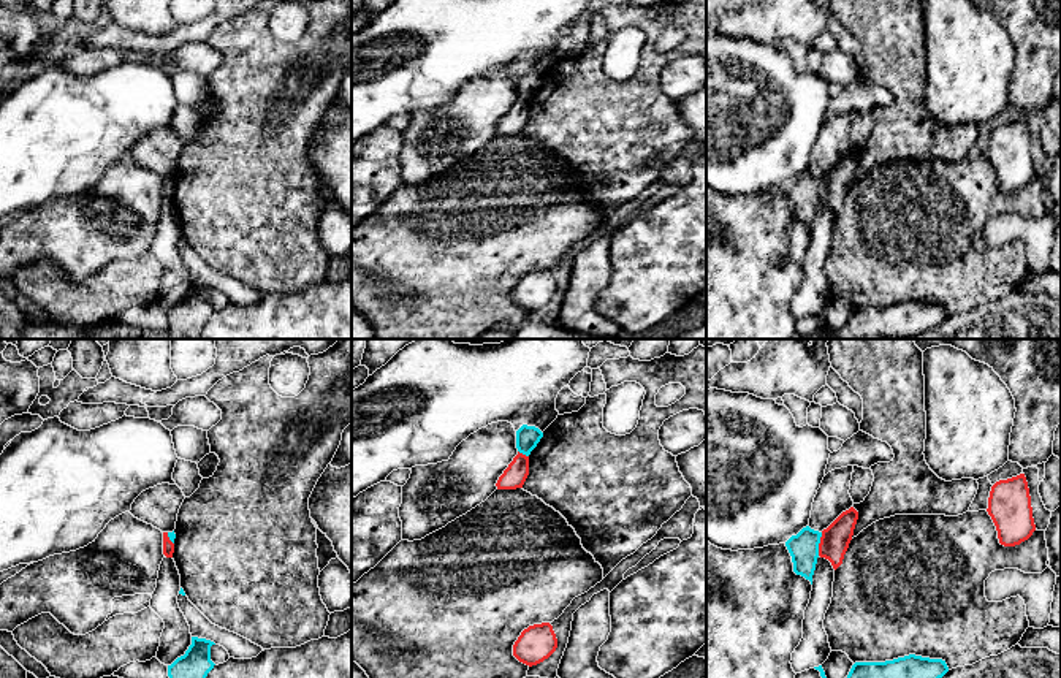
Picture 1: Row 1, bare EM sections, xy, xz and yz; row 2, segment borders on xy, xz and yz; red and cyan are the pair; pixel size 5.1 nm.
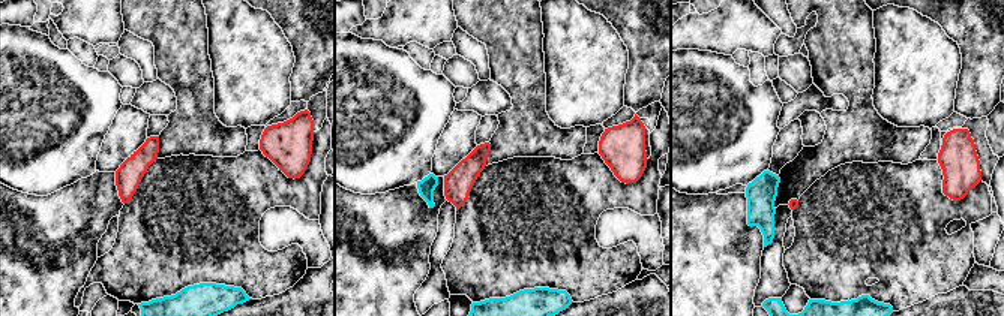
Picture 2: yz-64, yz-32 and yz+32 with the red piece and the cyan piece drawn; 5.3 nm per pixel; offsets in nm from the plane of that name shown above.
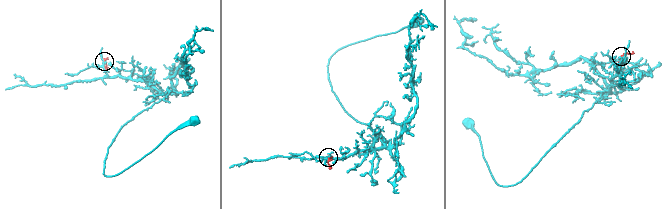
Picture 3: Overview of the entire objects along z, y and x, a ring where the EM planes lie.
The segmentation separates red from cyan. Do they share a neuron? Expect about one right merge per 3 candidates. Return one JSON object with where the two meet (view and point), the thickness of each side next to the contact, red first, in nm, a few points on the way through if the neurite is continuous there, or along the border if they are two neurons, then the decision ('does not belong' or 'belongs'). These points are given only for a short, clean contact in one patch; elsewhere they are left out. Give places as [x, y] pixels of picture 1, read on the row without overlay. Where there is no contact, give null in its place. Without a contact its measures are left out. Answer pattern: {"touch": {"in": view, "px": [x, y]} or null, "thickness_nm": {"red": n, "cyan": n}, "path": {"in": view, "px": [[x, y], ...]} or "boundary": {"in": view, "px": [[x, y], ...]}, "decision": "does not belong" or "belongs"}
{"touch": {"in": "yz", "px": [819, 189]}, "thickness_nm": {"red": 150, "cyan": 150}, "boundary": {"in": "yz", "px": [[822, 178], [817, 200]]}, "decision": "does not belong"}

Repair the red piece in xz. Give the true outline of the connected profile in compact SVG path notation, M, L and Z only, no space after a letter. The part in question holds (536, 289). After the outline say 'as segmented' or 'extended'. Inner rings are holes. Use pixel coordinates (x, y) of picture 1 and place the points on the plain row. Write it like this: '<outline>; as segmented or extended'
M550 268L529 271L513 290L513 301L532 312L548 304L557 293L557 284Z; as segmented

